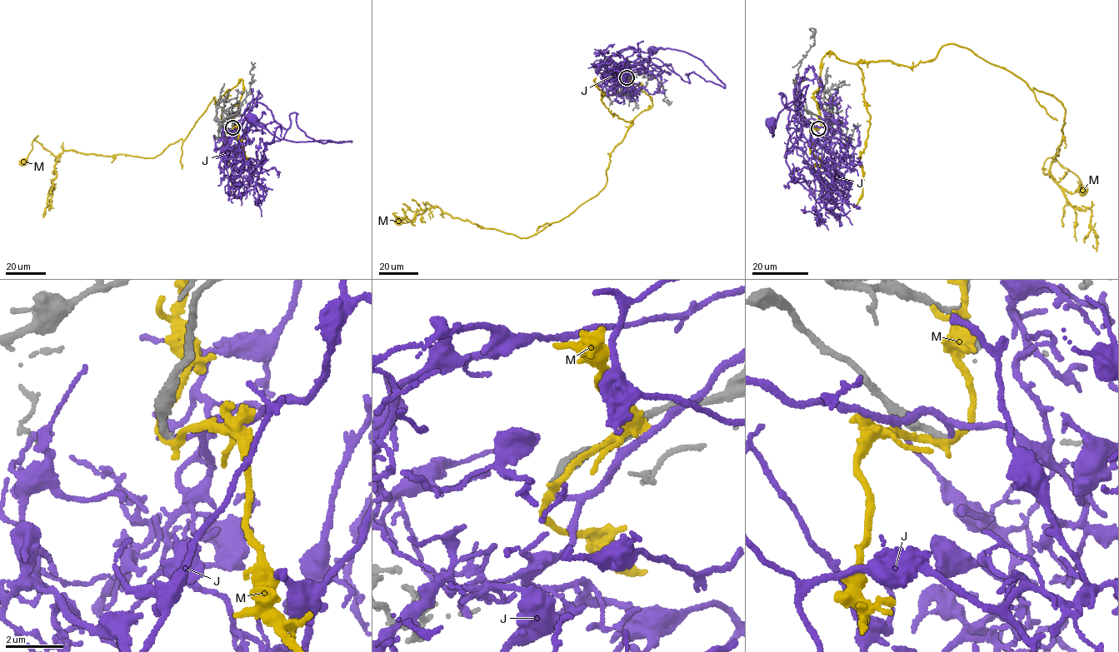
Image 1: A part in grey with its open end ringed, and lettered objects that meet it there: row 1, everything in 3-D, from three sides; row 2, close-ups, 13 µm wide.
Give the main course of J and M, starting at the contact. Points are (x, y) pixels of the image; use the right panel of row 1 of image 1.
J: (818, 127), (789, 121), (779, 93), (796, 110), (800, 80), (802, 104), (806, 86), (773, 136), (771, 121)
M: (818, 128), (825, 53), (910, 67), (966, 47), (1065, 109), (1050, 171), (1091, 210), (1093, 245)

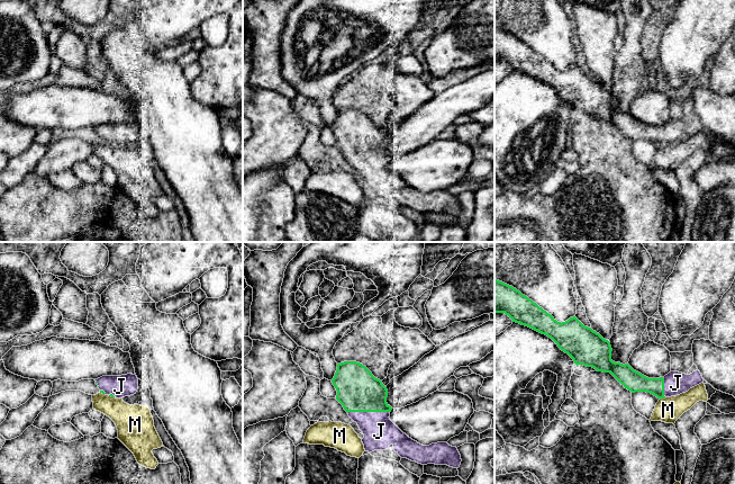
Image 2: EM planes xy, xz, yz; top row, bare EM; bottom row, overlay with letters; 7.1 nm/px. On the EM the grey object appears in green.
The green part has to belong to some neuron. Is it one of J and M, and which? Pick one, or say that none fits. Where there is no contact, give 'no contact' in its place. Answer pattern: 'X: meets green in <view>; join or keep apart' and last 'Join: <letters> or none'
J: meets green in xz; join
M: meets green in yz; keep apart
Join: J

